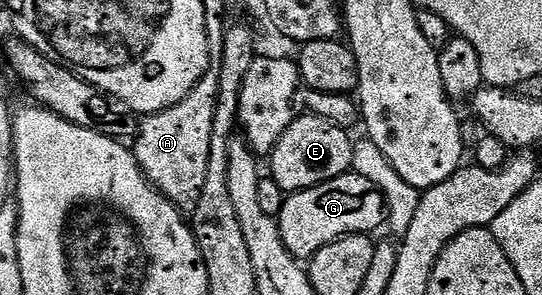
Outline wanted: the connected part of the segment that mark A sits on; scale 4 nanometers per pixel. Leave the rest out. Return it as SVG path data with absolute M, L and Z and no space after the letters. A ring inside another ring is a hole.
M205 72L200 82L171 108L141 117L132 151L147 180L183 214L193 214L208 174L208 150L212 148L212 117L216 114L218 74Z

